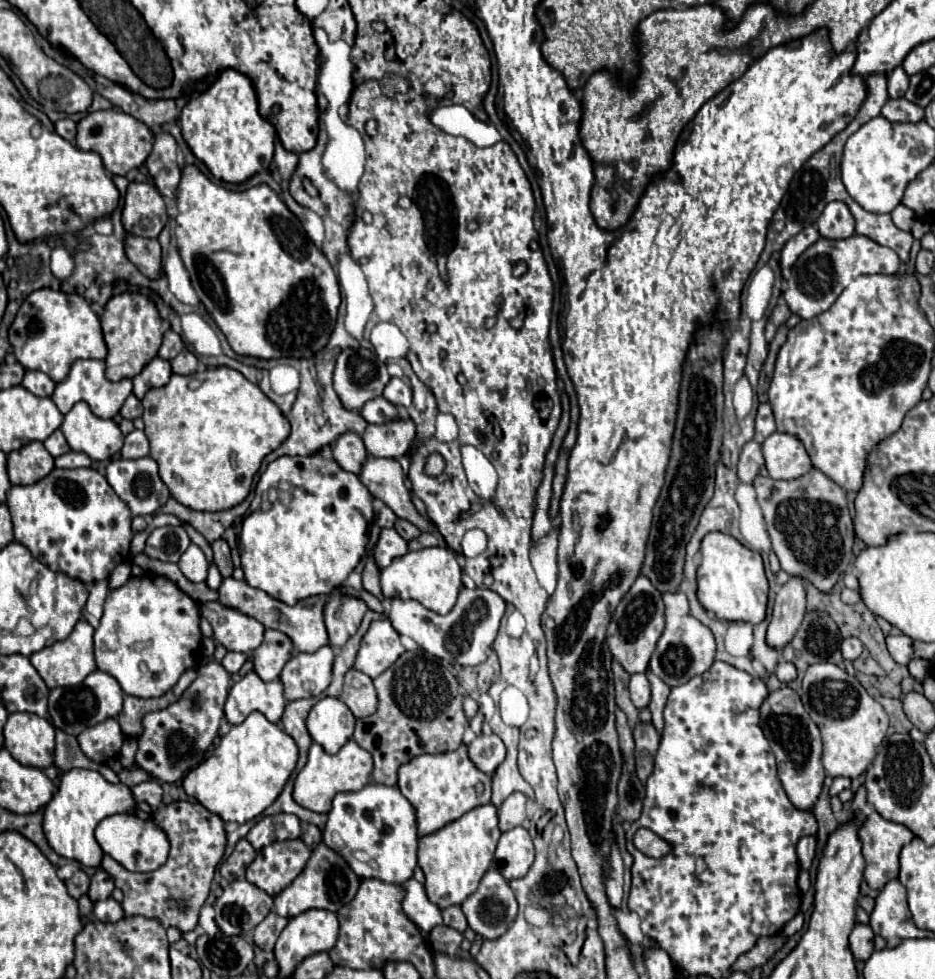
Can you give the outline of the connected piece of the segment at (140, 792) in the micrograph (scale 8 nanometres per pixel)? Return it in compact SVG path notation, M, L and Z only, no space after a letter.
M143 781L143 783L137 783L131 787L133 795L137 801L145 801L151 805L151 809L157 809L161 805L161 795L163 795L163 789L157 781Z

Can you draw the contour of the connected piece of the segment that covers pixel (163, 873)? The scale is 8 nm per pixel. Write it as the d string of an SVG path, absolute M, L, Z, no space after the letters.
M177 801L163 809L157 809L153 813L153 819L167 831L171 843L169 859L165 865L151 873L131 873L125 871L125 867L121 867L109 855L105 855L101 867L115 879L115 887L119 887L125 895L121 903L125 917L141 915L147 919L159 919L165 929L177 927L181 933L187 933L197 925L199 911L209 895L215 867L225 851L227 839L223 821L217 815L209 813L201 803L189 801Z

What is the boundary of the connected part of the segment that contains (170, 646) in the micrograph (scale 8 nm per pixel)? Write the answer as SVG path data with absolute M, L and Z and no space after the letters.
M159 575L131 577L123 587L113 589L105 601L101 625L95 631L95 661L97 669L115 677L127 695L149 699L167 693L183 675L185 669L195 667L201 657L199 607L173 581Z

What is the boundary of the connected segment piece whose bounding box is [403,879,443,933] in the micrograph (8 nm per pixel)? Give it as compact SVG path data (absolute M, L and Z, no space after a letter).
M409 879L403 883L405 887L405 899L403 899L403 911L407 913L407 917L423 931L429 933L433 927L441 925L441 911L437 909L437 905L433 905L421 883L417 883L415 879Z

